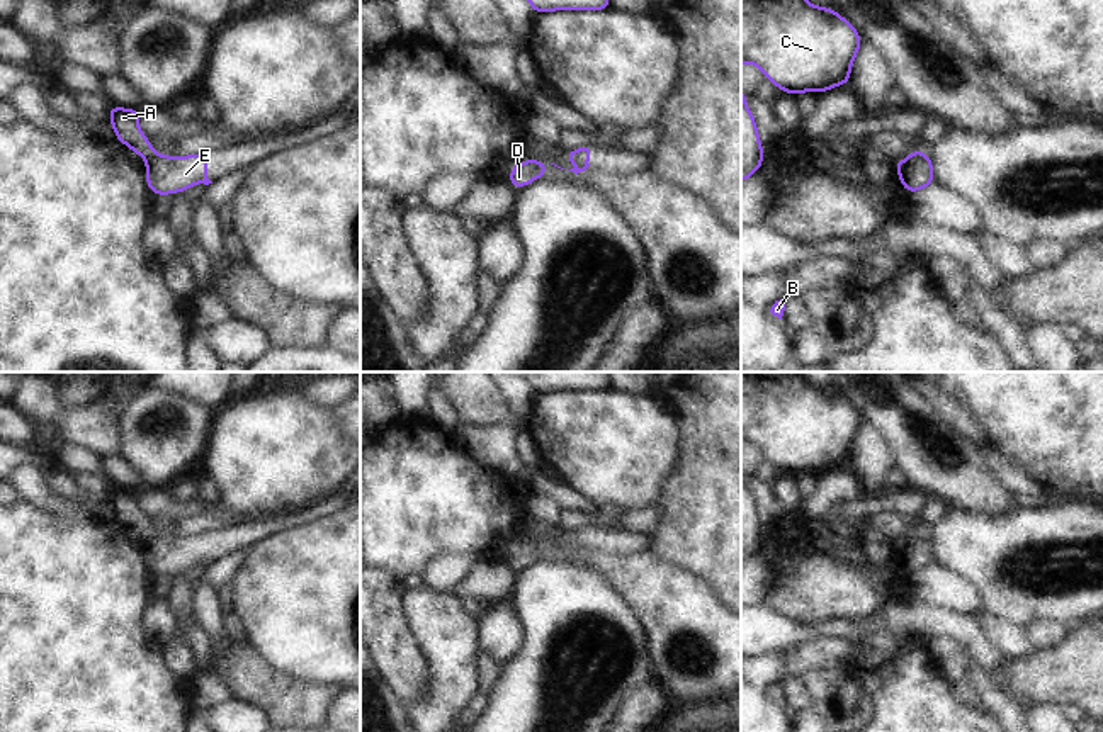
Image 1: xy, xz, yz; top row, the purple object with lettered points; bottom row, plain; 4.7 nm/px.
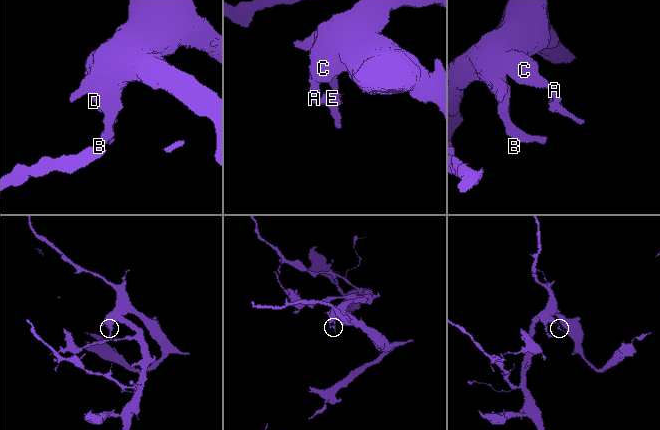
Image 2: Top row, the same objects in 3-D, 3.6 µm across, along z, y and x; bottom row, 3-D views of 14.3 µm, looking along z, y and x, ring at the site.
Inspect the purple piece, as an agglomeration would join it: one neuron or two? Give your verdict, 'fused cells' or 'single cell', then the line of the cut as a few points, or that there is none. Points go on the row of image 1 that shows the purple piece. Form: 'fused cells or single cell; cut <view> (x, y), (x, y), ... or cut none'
fused cells; cut xz (532, 162), (534, 179)

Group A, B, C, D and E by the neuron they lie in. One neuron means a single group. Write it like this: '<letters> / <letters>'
A B C D / E

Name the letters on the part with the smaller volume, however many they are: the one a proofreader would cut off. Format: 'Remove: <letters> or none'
Remove: E.

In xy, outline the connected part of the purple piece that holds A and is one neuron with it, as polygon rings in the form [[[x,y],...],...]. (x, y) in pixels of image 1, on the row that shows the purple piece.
[[[112,104],[107,119],[119,143],[148,160],[155,155],[155,149],[151,148],[151,139],[139,131],[139,114],[141,109],[122,109]]]

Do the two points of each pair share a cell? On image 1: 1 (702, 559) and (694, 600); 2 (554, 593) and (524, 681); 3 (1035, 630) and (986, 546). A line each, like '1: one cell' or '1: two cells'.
1: two cells
2: one cell
3: two cells

